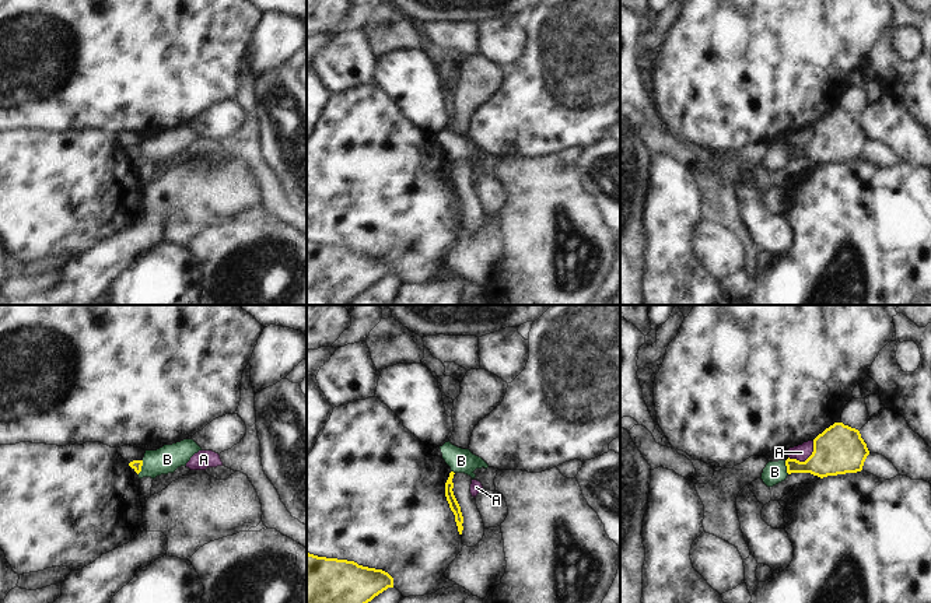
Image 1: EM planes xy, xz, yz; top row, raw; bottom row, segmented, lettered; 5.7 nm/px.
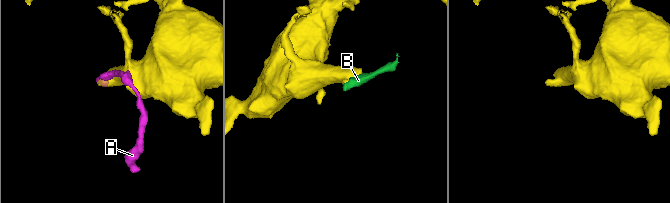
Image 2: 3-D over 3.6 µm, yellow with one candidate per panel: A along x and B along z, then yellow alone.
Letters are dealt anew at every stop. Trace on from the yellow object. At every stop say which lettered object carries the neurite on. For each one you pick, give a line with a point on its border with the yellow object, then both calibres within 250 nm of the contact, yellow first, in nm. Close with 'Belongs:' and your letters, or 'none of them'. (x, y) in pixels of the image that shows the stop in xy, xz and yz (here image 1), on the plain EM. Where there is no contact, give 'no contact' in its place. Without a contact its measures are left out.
Belongs: none of them

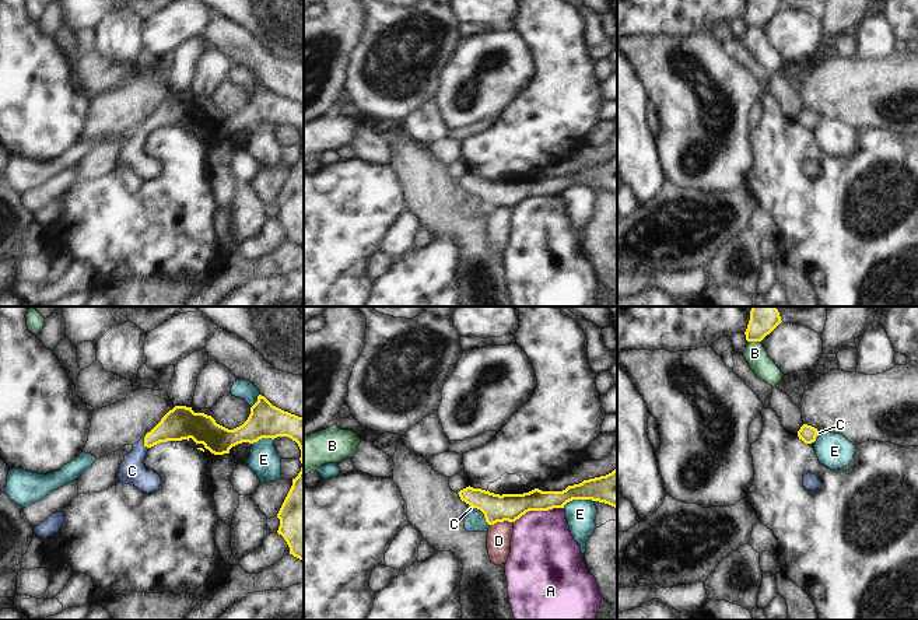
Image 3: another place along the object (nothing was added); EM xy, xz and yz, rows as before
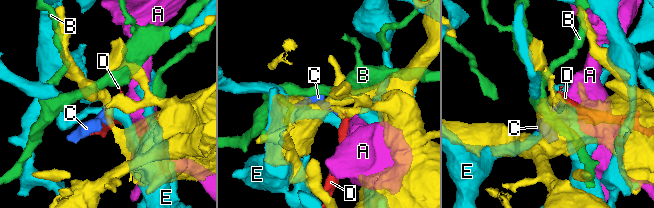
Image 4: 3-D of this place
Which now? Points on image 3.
C: xy (144, 129) | 190/150 nm
Belongs: C

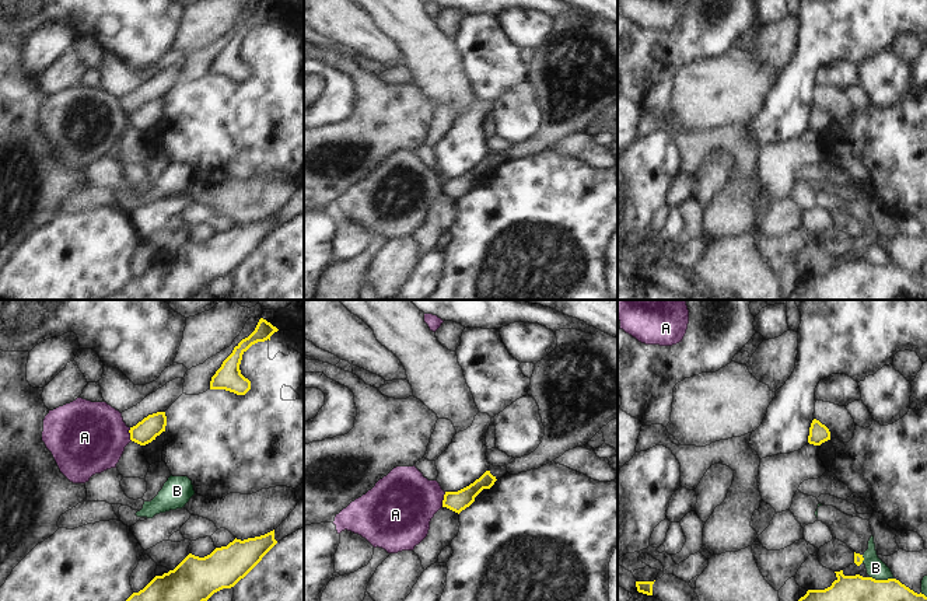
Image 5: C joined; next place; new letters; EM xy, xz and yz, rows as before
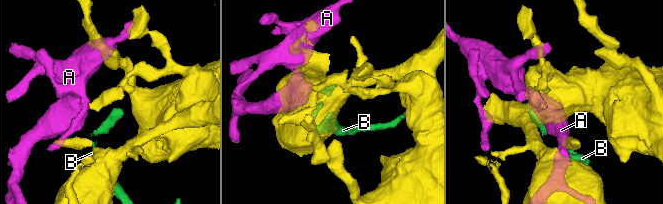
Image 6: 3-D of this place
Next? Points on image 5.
Belongs: none of them

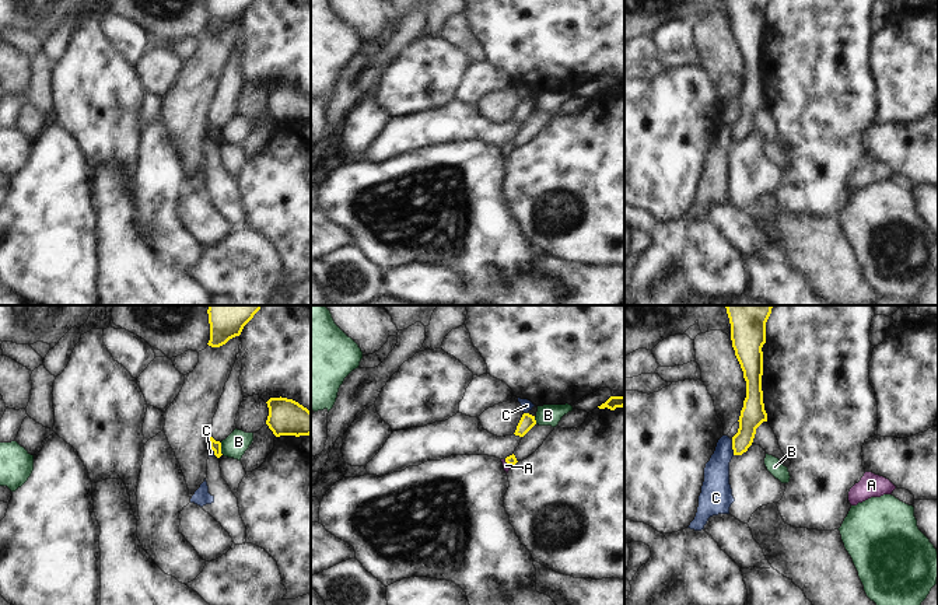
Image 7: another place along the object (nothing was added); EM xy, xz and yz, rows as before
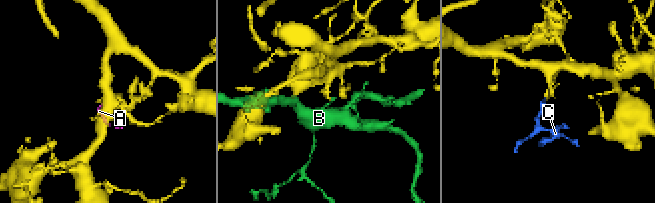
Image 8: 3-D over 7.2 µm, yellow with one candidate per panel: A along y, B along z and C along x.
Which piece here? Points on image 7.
A: xz (508, 150) | 60/40 nm
Belongs: A

